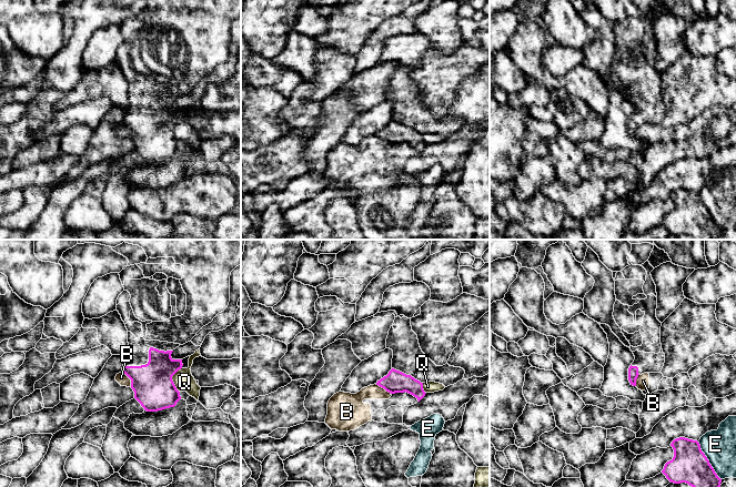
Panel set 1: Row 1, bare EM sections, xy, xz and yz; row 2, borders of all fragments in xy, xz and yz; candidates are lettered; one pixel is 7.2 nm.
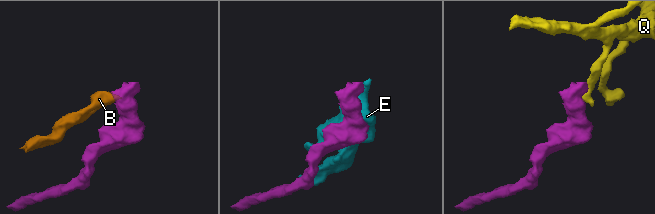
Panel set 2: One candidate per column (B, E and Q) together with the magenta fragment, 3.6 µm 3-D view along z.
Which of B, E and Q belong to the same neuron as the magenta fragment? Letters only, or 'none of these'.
none of these

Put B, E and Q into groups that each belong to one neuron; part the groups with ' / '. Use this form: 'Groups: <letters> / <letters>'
Groups: B / E / Q

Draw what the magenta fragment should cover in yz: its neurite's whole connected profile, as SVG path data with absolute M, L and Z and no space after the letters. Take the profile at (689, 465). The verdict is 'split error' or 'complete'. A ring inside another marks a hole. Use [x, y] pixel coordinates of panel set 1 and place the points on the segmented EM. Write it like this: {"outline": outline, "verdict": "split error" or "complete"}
{"outline": "M679 437L674 439L671 446L674 449L674 457L662 470L671 483L686 483L692 487L720 487L722 479L697 440Z", "verdict": "complete"}

